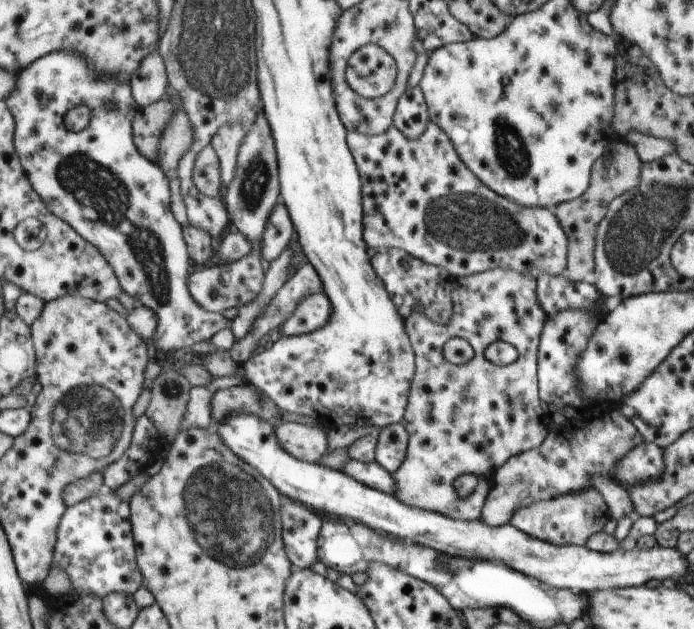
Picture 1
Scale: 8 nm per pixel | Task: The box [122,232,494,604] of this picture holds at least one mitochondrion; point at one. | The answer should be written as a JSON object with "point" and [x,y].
{"point":[224,511]}

